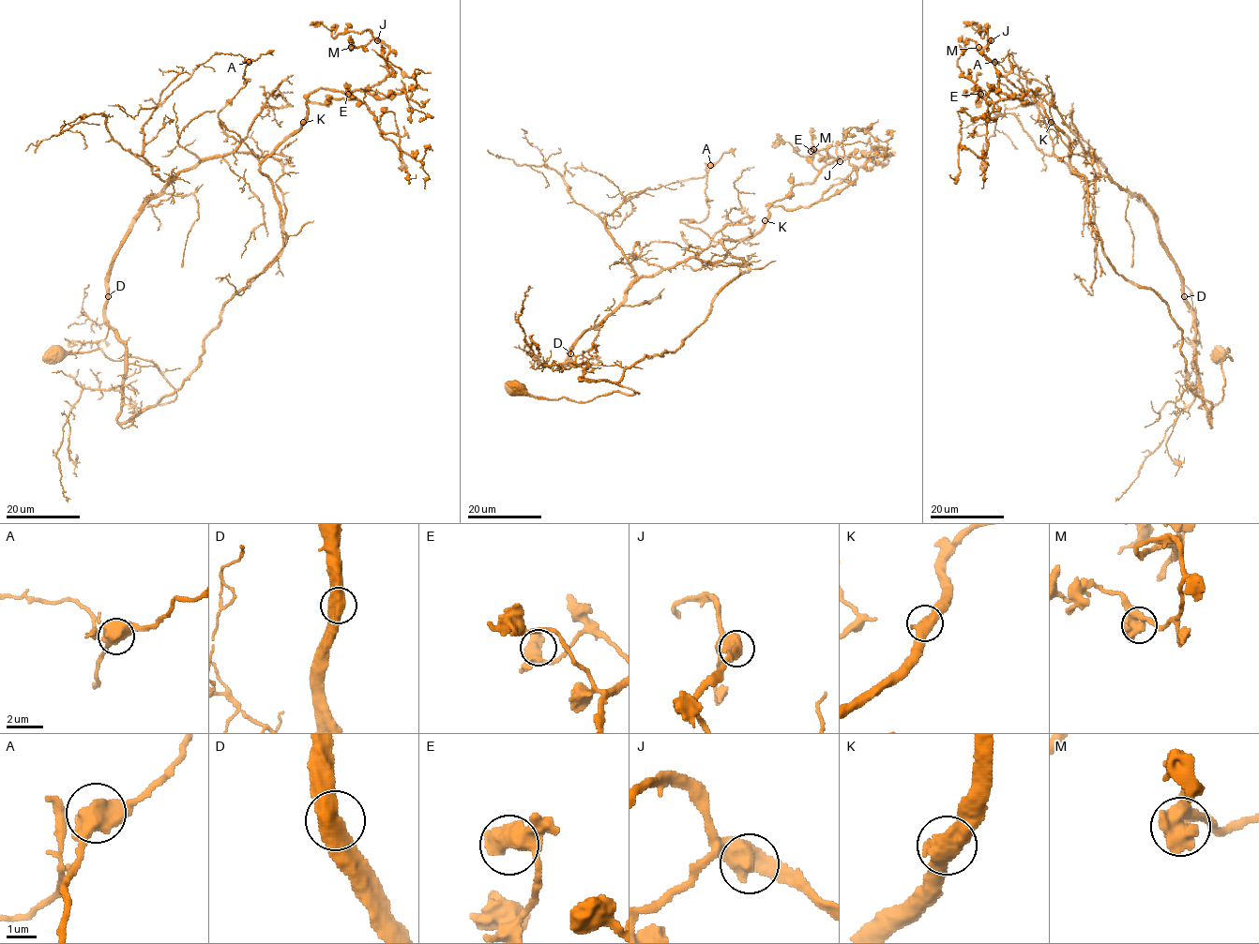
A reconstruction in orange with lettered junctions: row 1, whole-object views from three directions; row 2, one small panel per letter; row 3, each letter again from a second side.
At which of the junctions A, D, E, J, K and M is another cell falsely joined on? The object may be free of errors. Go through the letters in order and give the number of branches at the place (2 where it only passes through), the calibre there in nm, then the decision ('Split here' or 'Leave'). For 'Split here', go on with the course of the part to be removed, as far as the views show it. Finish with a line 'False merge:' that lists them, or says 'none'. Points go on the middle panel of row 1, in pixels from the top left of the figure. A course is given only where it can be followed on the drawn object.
A: Branches: 2. Thickness 650 nm. Leave
D: Branches: 2. Thickness 600 nm. Leave
E: Branches: 2. Thickness 600 nm. Leave
J: Branches: 2. Thickness 600 nm. Leave
K: Branches: 2. Thickness 600 nm. Leave
M: Branches: 2. Thickness 650 nm. Leave
False merge: none

